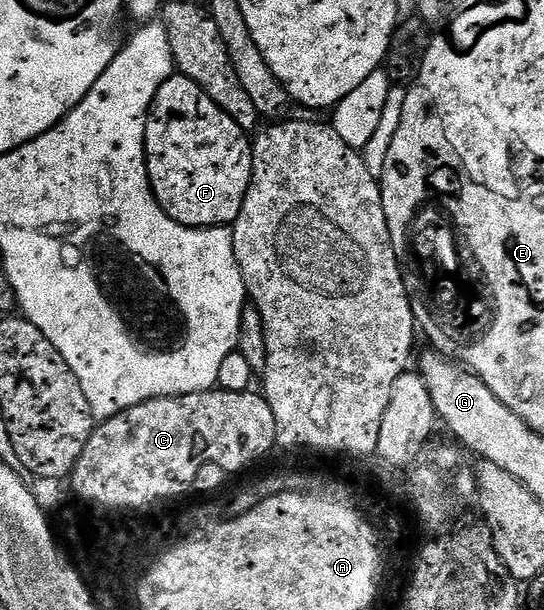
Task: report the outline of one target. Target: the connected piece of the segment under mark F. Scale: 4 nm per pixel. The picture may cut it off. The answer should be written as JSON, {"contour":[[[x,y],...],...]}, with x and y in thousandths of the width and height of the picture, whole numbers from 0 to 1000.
{"contour":[[[324,120],[307,128],[296,146],[289,146],[278,184],[270,187],[267,244],[278,308],[311,357],[336,372],[430,367],[443,349],[465,284],[465,234],[456,216],[447,215],[443,205],[436,205],[436,198],[406,180],[362,138],[347,133],[347,126]]]}

